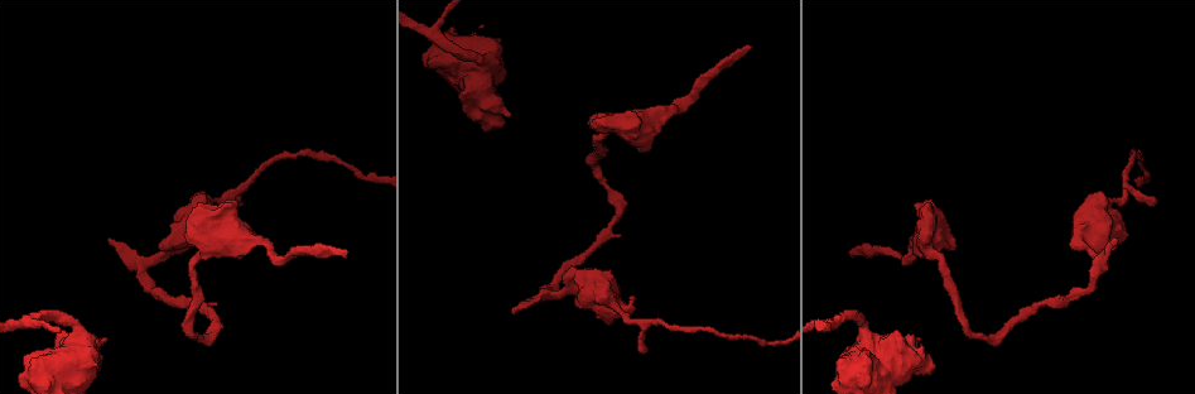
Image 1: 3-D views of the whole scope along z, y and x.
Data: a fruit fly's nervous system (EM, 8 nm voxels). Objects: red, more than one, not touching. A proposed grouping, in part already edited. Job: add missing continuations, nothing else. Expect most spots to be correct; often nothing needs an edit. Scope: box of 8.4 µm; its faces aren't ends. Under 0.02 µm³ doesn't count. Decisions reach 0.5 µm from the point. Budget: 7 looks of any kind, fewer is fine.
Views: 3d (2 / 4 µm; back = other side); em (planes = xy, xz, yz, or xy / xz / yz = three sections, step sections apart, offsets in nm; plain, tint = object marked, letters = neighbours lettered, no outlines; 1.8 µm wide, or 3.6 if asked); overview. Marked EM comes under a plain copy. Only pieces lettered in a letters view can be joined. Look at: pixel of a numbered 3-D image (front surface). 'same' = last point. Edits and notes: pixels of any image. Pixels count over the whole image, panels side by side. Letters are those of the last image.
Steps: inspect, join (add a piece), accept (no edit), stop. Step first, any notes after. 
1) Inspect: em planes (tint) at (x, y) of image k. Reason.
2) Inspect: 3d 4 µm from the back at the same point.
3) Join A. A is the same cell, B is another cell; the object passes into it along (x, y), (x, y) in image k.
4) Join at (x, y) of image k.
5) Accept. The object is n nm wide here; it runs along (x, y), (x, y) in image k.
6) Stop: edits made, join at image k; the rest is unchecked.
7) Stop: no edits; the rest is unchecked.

Inspect: 3d 2 µm at (751, 47) of image 1. Free end.

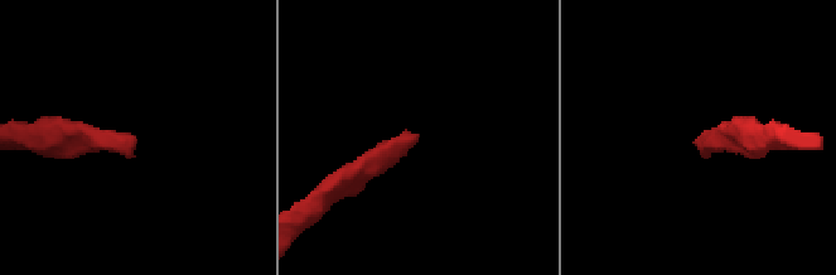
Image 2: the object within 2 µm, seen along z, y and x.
Inspect: em 3.6 µm planes (letters) at (702, 142) of image 2. Shape alone is not enough.

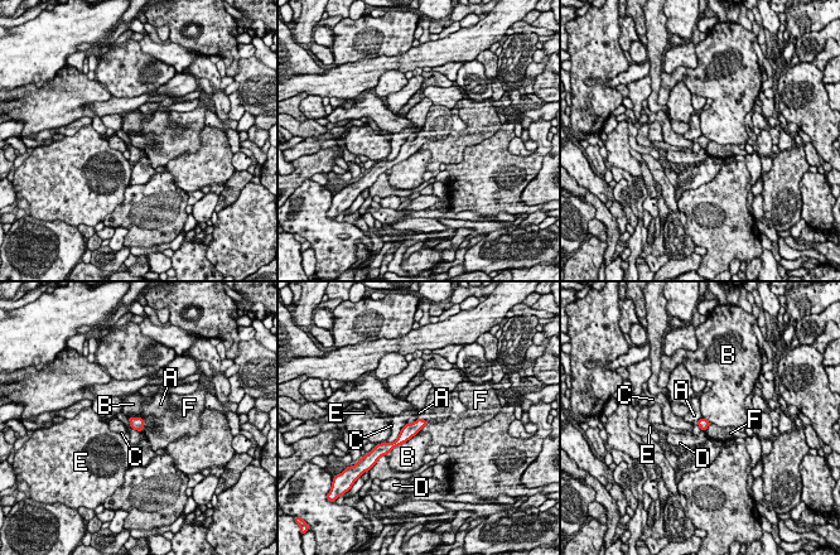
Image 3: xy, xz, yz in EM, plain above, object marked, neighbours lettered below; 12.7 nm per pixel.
Accept. A, B, C, D, E and F are other cells; a border runs along (128, 416), (140, 416), (143, 419) in image 3; none of them fits.

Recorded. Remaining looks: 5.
Inspect: 3d 2 µm from the back at (1114, 240) of image 1. Free end.

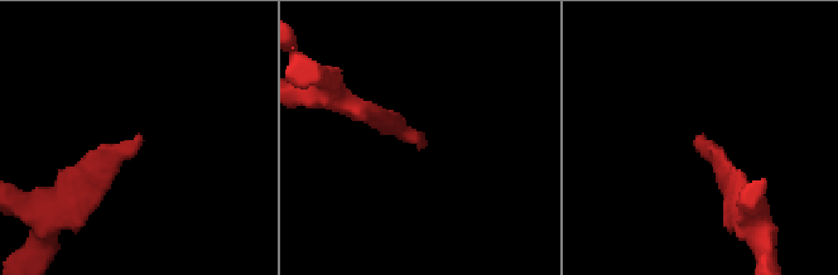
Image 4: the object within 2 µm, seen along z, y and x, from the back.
Inspect: em 3.6 µm yz step 8 (letters) at (700, 136) of image 4. Now the EM.

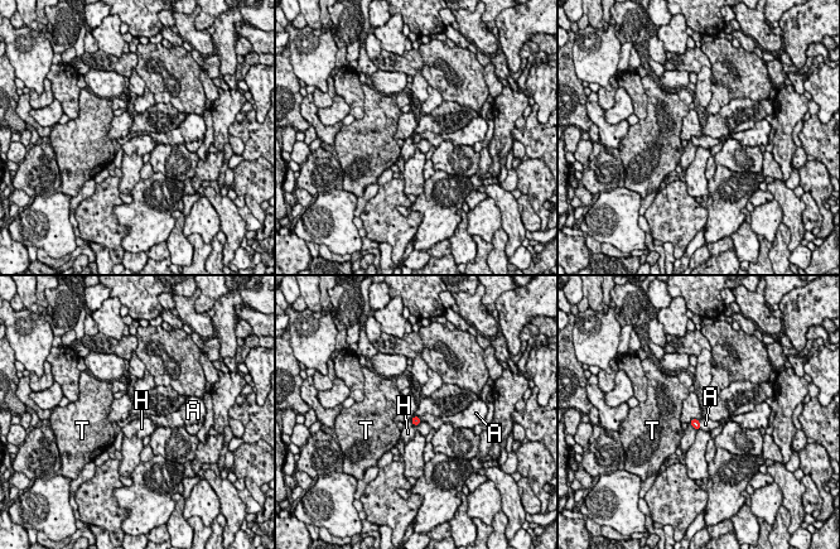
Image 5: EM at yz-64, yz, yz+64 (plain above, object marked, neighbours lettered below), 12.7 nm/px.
Join A. A is the same cell, H and T are other cells; the object passes into it along (695, 423), (699, 424), (705, 424) in image 5; the neuron continues.

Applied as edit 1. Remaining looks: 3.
Inspect: 3d 2 µm at (106, 338) of image 1. Thick end.

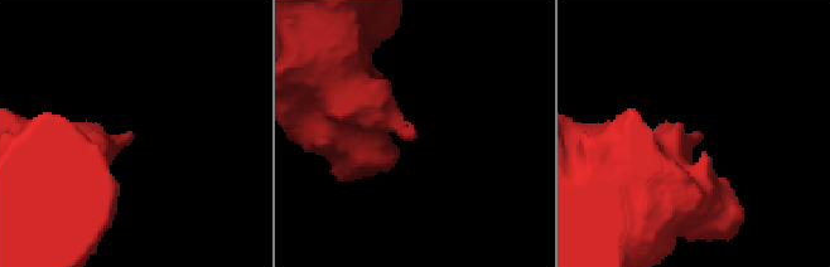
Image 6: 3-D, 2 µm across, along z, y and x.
Inspect: em planes (letters) at (413, 136) of image 6. Need the tissue.

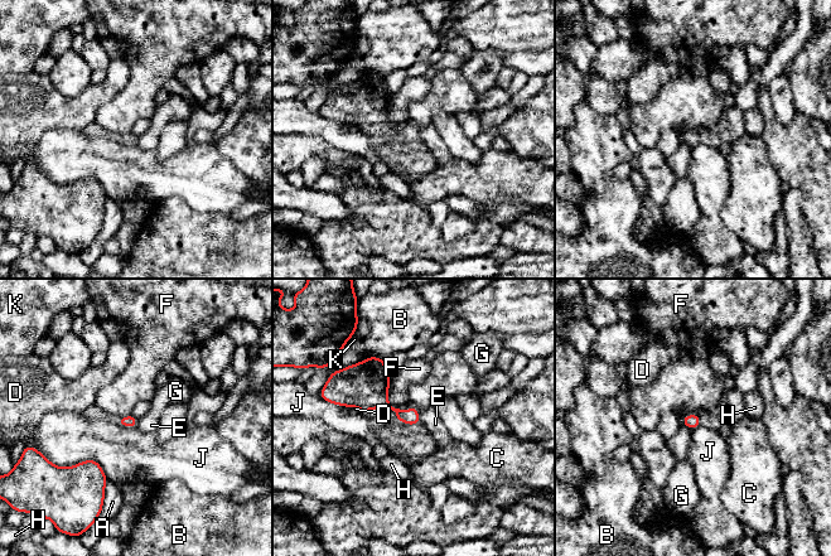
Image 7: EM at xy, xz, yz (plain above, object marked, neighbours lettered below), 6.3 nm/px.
Accept. A, B, C, D, E, F, G, H, J and K are other cells; a border runs along (684, 424), (691, 430) in image 7; none of them fits.

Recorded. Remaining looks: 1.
Stop: edits made, join at image 5; the rest is unchecked.

